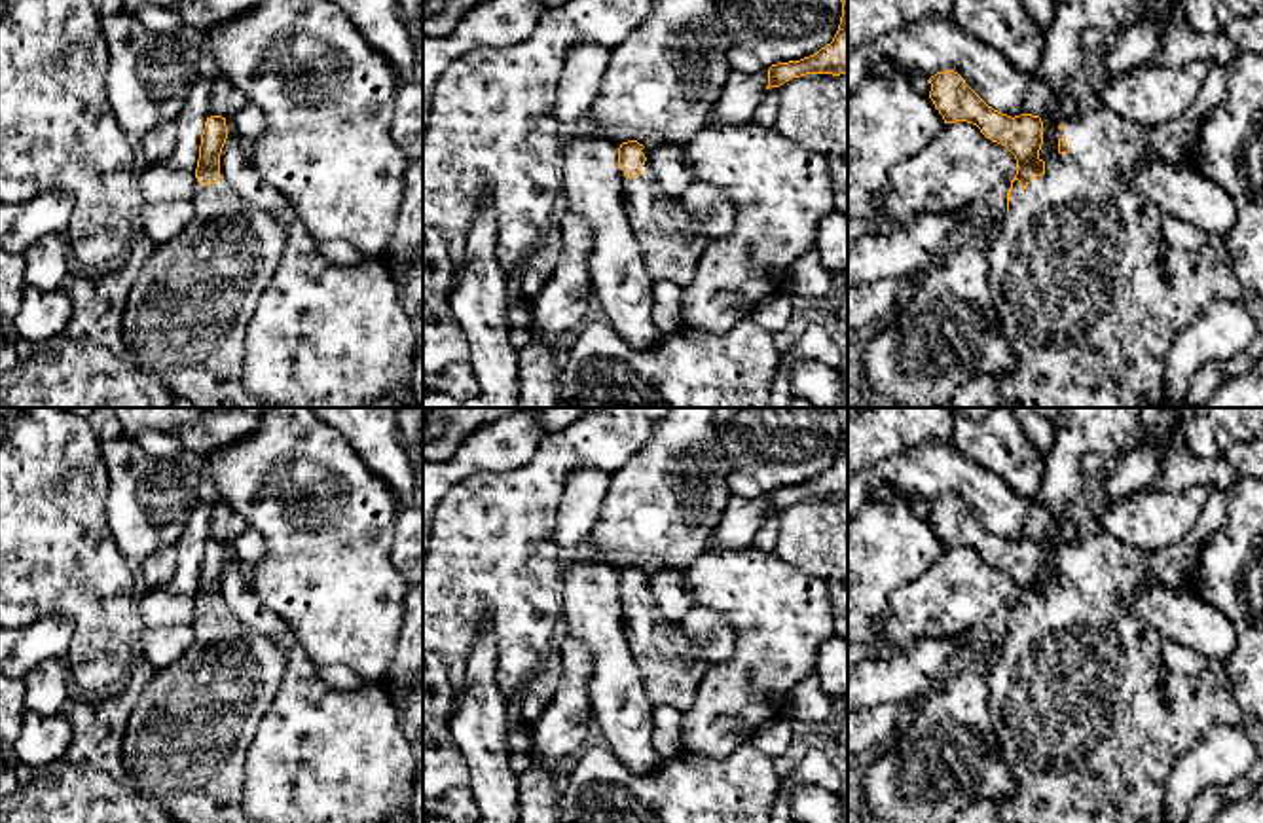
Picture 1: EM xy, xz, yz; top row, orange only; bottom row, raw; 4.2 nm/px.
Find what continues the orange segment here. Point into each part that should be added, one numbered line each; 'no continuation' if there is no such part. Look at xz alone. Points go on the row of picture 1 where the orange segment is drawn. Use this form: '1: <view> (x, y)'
1: xz (670, 239)

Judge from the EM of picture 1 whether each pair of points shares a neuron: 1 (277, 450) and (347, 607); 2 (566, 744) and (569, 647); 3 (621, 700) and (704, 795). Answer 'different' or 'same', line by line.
1: same
2: same
3: different

